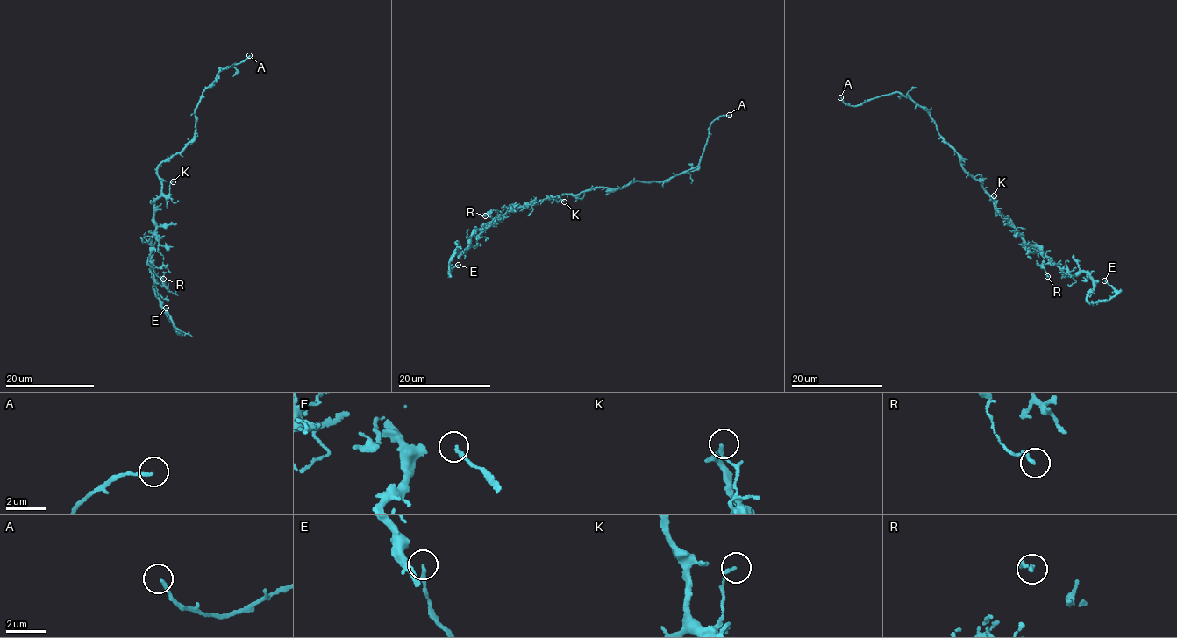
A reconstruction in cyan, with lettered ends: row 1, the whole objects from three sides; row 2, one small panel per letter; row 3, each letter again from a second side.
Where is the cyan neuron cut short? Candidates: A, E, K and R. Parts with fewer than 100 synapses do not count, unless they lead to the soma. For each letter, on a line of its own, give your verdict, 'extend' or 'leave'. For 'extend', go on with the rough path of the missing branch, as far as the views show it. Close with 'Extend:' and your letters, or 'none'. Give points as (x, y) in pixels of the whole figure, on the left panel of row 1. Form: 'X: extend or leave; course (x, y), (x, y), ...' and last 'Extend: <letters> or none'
A: extend; course (249, 55), (253, 47), (247, 43), (231, 40), (219, 45), (206, 57)
E: leave
K: leave
R: leave
Extend: A

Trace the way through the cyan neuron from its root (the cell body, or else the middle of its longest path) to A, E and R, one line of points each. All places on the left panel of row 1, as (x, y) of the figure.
A: (160, 188), (158, 166), (183, 151), (193, 137), (196, 109), (203, 92), (220, 70), (249, 55)
E: (160, 188), (155, 203), (155, 226), (148, 261), (161, 307), (181, 331), (180, 334), (166, 308)
R: (160, 188), (155, 203), (153, 221), (155, 226), (150, 244), (150, 256), (155, 273), (163, 279)

